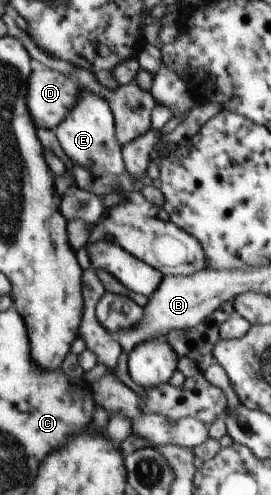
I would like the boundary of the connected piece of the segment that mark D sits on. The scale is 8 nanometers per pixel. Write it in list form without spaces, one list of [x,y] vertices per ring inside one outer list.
[[[36,69],[29,77],[26,105],[38,128],[56,128],[77,104],[81,86],[56,70]]]

